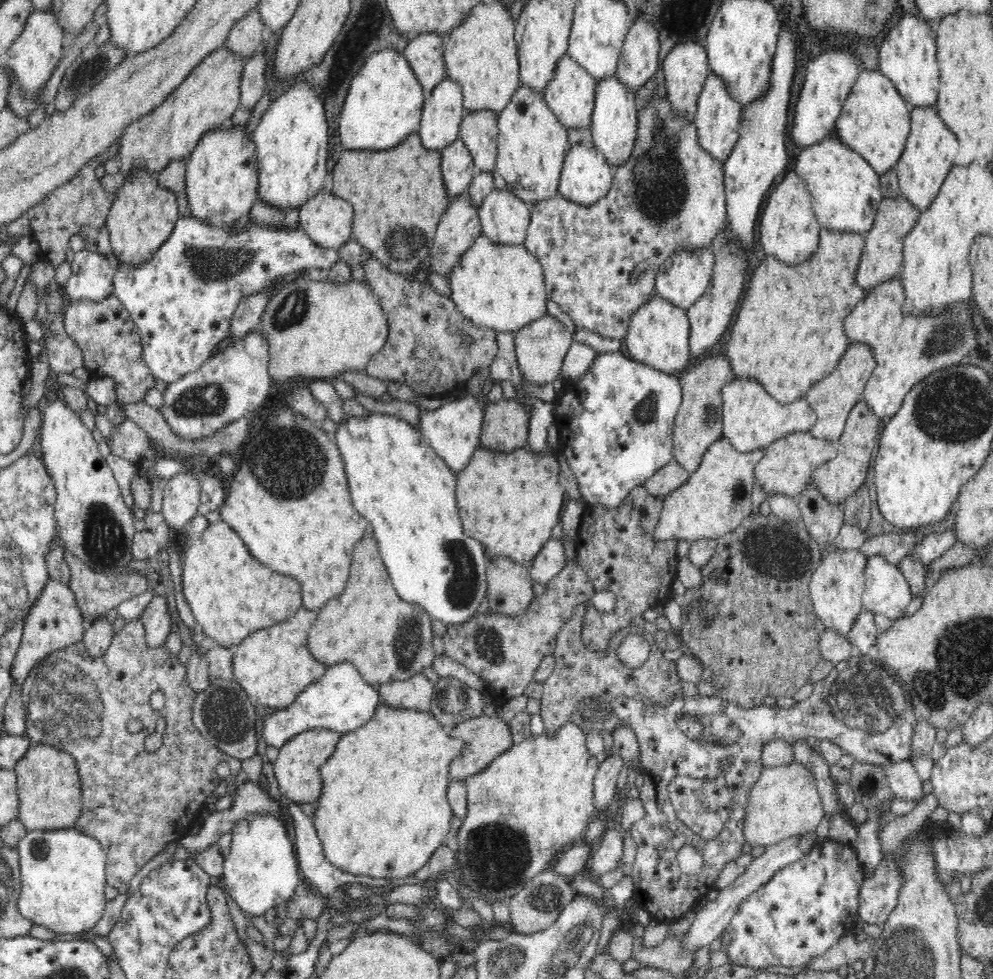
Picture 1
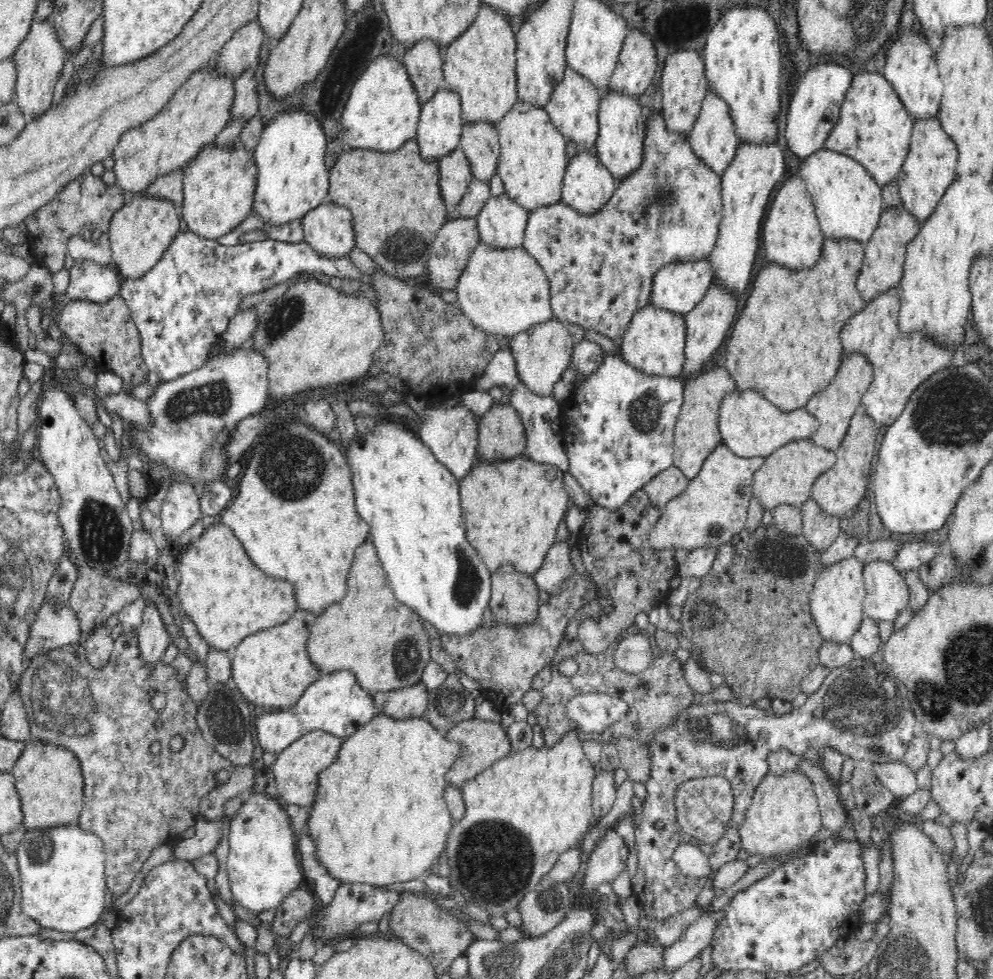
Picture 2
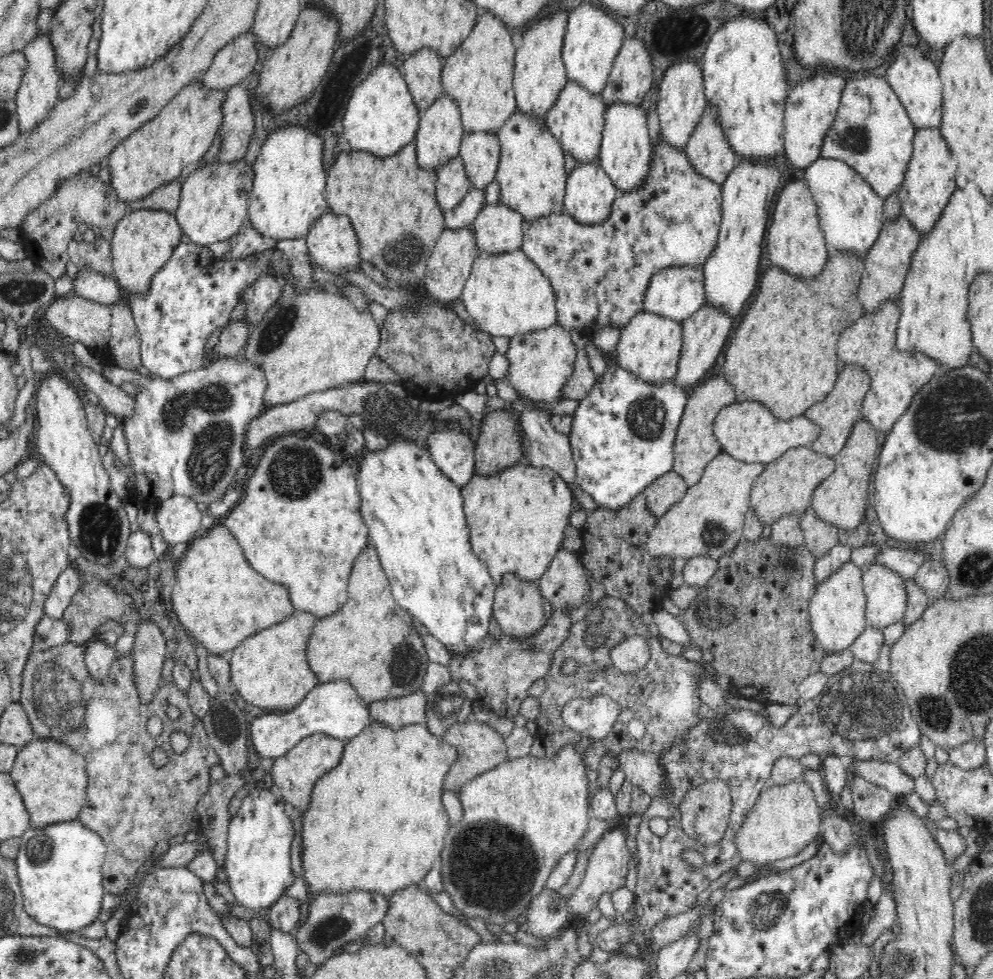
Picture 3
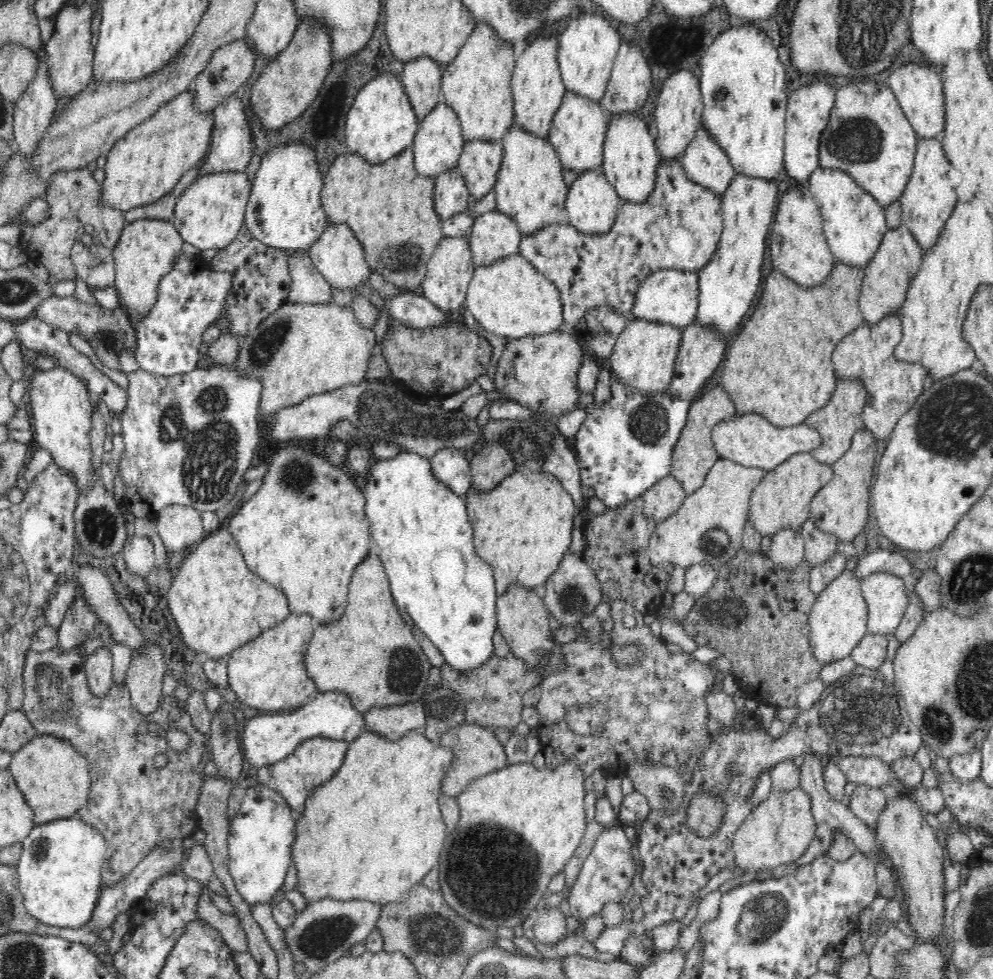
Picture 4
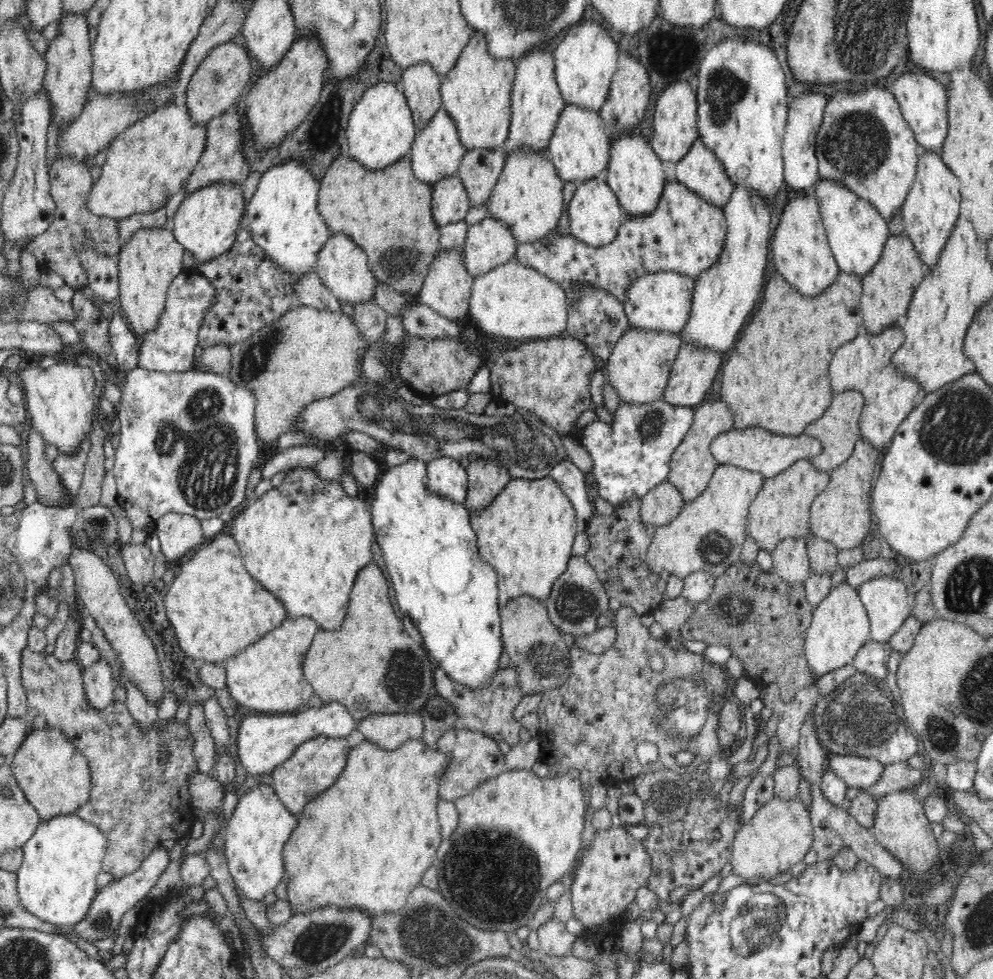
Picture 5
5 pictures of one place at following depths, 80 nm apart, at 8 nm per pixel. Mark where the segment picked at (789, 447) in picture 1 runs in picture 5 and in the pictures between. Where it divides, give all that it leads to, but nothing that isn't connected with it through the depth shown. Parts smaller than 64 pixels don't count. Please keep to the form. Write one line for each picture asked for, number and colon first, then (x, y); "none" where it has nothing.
2: (786, 478)
3: (786, 486)
4: (782, 499)
5: (781, 509)

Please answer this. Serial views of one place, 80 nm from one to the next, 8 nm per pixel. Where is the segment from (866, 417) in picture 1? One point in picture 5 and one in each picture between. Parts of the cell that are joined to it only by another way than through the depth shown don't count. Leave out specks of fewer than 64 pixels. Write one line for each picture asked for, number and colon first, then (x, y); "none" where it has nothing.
2: (838, 491)
3: (841, 500)
4: (840, 508)
5: (841, 514)

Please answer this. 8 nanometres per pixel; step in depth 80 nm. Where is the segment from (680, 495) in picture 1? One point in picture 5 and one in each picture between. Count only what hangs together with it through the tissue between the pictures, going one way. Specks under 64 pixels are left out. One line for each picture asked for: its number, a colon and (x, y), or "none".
2: (713, 508)
3: (708, 521)
4: (708, 528)
5: (709, 533)

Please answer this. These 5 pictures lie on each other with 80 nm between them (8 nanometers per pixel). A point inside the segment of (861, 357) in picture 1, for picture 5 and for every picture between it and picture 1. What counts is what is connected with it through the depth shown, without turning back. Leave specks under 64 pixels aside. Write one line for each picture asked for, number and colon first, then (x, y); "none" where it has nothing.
2: (833, 407)
3: (836, 414)
4: (838, 421)
5: (838, 430)

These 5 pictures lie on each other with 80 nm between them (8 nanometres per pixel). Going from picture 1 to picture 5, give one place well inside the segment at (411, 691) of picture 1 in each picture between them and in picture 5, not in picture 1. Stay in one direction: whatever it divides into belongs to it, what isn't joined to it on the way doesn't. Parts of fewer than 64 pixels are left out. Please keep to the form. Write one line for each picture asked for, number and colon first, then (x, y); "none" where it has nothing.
2: (412, 701)
3: (395, 712)
4: (391, 722)
5: (388, 731)

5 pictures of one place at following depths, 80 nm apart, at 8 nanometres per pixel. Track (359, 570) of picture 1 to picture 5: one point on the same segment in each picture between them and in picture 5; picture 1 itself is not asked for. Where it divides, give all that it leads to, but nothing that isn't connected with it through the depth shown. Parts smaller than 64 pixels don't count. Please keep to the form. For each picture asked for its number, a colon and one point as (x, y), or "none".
2: (382, 642)
3: (371, 642)
4: (369, 653)
5: (371, 666)

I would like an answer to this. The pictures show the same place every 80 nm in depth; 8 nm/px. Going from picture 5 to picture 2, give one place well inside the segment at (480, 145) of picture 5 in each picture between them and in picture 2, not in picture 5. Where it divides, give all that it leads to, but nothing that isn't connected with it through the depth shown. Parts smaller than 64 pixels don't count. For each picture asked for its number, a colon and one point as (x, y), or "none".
2: (480, 66)
3: (479, 75)
4: (477, 84)

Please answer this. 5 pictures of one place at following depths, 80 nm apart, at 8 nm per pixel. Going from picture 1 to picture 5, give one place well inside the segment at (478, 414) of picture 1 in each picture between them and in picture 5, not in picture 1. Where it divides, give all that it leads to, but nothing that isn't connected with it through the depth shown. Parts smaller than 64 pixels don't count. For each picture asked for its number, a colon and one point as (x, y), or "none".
2: (451, 433)
3: (451, 447)
4: (450, 466)
5: (446, 477)

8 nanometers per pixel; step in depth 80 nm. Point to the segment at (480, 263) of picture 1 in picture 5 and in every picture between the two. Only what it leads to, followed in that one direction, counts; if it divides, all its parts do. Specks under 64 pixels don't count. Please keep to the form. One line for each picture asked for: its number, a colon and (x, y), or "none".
2: (505, 291)
3: (506, 294)
4: (511, 298)
5: (513, 301)

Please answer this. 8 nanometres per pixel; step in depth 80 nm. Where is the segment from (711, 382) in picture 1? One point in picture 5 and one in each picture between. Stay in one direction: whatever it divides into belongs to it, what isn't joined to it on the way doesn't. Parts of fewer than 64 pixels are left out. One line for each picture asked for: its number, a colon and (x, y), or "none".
2: (696, 434)
3: (695, 444)
4: (693, 455)
5: (692, 464)

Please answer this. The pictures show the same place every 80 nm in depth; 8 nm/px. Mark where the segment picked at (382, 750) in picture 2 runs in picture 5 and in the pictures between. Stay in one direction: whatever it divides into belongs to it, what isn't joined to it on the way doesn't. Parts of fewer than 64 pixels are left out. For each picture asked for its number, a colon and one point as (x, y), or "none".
3: (376, 822)
4: (375, 830)
5: (366, 842)

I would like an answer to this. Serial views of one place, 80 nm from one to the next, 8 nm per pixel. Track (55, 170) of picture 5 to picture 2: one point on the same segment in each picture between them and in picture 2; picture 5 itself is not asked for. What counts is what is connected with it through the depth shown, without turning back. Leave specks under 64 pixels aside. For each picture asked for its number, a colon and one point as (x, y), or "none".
2: (86, 204)
3: (82, 208)
4: (76, 213)

